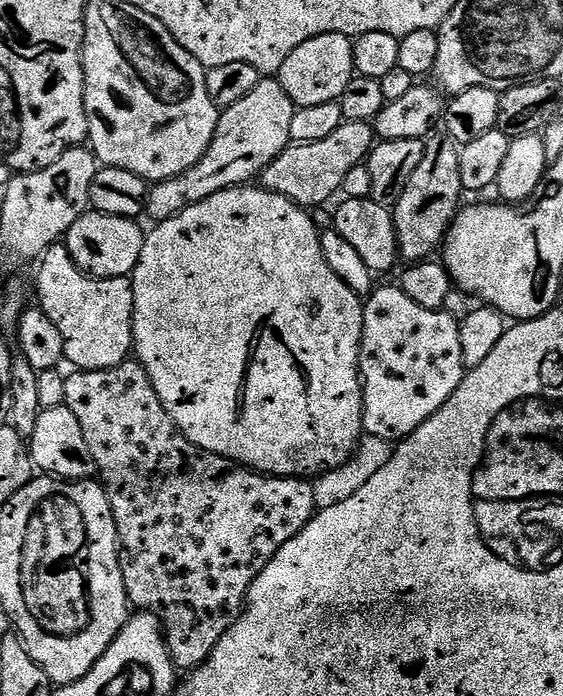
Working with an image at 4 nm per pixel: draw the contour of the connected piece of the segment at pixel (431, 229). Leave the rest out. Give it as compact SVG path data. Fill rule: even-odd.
M447 134L436 135L429 135L424 140L422 163L414 169L410 182L406 182L406 190L402 190L402 198L394 209L400 255L408 262L427 260L435 248L437 251L443 245L448 229L456 221L456 213L462 207L460 199L466 196L458 167L460 145Z

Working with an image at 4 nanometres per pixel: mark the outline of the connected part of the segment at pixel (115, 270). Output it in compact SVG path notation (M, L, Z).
M89 210L68 231L66 243L70 258L74 258L74 262L87 276L94 276L98 280L131 277L138 266L138 258L142 258L146 235L145 229L140 229L138 225L136 220L130 218Z

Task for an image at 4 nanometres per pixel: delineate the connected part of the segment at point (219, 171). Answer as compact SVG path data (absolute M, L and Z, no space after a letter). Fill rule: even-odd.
M261 79L260 84L254 86L254 90L250 90L250 94L246 94L246 98L242 98L242 102L234 102L234 106L221 111L220 121L214 130L212 144L206 150L206 154L202 154L202 158L196 165L174 178L151 185L146 205L147 219L152 219L152 222L169 220L174 218L174 214L178 214L182 210L210 198L210 194L218 194L227 188L244 186L255 181L252 179L255 176L257 179L263 173L264 168L270 166L270 162L274 162L274 158L278 158L278 154L282 154L284 149L293 143L290 134L290 122L294 122L296 110L297 107L292 103L290 94L286 94L286 90L282 90L279 79Z

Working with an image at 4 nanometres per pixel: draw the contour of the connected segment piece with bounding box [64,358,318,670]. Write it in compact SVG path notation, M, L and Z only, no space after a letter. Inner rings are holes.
M129 358L123 364L97 372L72 370L65 375L64 381L66 382L64 407L70 409L74 418L78 418L78 423L82 425L82 434L90 446L90 454L94 454L99 483L103 484L104 493L108 495L108 501L112 507L116 523L116 538L120 541L120 569L126 586L128 603L133 609L149 612L151 616L159 618L164 633L164 643L167 644L168 653L177 669L196 668L204 664L206 658L210 658L214 646L218 646L226 630L234 626L234 622L244 611L248 591L254 578L262 574L270 558L274 558L274 554L278 554L278 550L282 550L282 546L286 546L286 542L290 542L290 538L294 538L294 534L298 534L298 530L302 530L302 526L306 526L306 522L310 522L316 515L318 509L314 502L315 487L304 478L266 476L253 472L250 468L241 468L239 464L222 458L218 454L201 452L198 446L194 446L180 433L170 414L166 414L166 406L162 406L150 382L150 374L146 374L144 367L135 358Z

